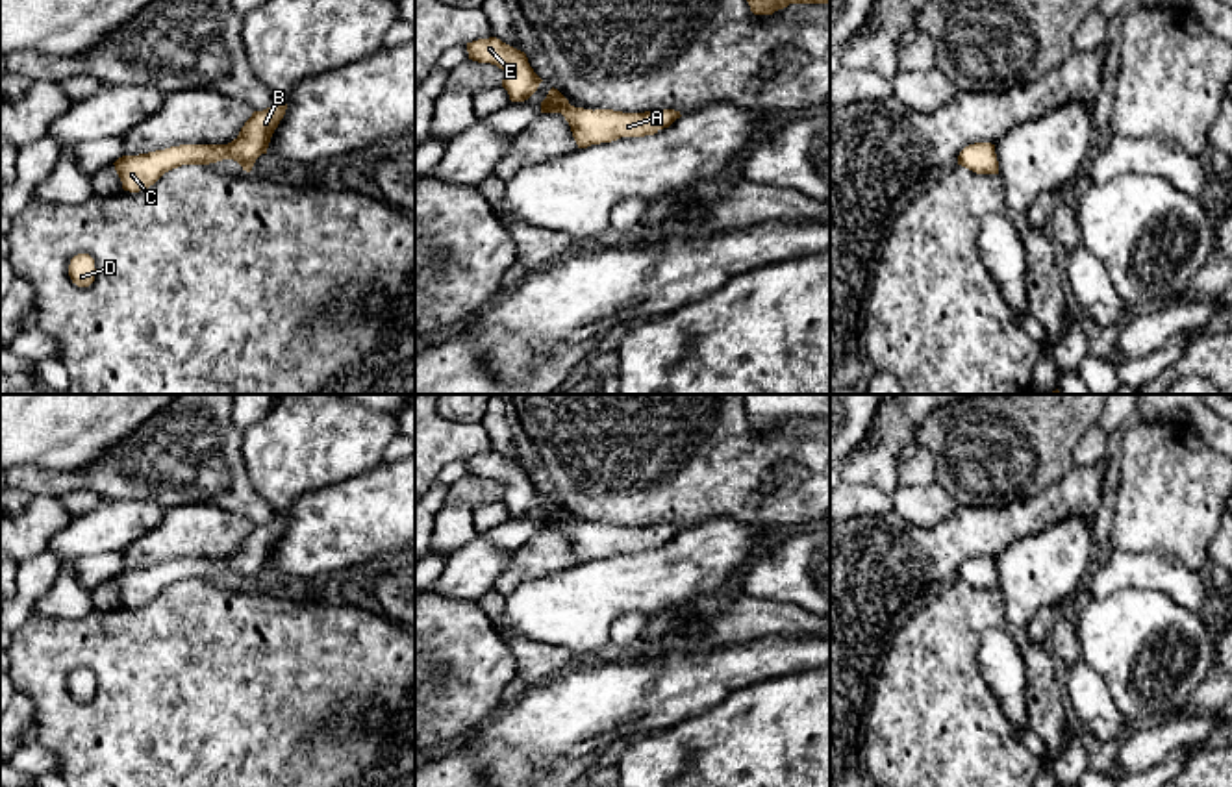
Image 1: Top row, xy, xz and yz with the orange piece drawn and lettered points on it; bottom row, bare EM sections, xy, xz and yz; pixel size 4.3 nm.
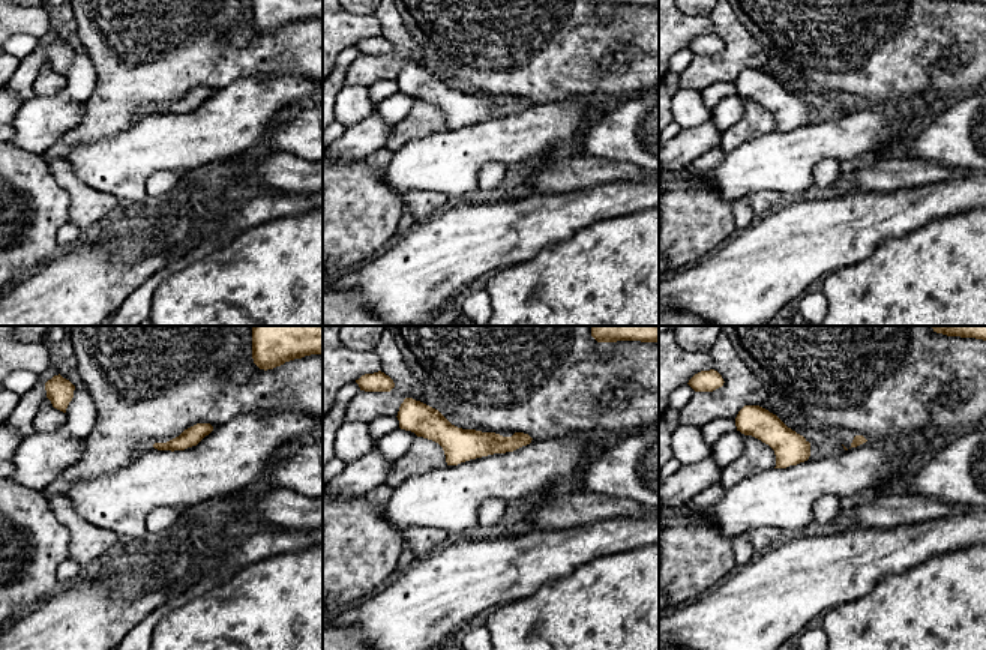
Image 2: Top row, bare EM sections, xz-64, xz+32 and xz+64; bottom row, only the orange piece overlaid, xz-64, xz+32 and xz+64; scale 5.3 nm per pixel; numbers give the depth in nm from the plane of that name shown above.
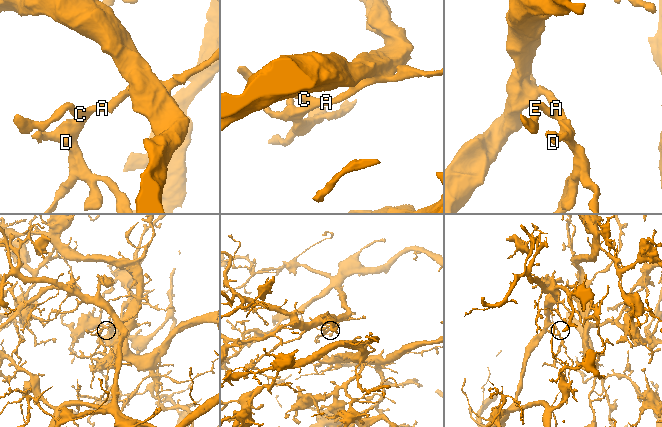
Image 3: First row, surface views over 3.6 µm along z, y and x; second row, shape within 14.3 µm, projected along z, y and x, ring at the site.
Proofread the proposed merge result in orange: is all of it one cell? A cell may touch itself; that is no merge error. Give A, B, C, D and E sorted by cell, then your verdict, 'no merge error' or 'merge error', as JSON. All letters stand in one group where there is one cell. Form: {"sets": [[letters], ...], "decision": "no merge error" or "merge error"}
{"sets": [["A", "B", "C", "D", "E"]], "decision": "no merge error"}

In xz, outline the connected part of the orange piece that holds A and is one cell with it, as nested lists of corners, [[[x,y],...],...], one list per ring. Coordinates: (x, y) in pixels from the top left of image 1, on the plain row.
[[[550,504],[541,517],[541,528],[561,528],[571,541],[572,552],[578,563],[591,559],[611,557],[621,552],[645,552],[654,550],[663,543],[669,543],[680,526],[674,524],[652,524],[645,528],[622,528],[613,524],[584,524],[574,522],[558,506]]]

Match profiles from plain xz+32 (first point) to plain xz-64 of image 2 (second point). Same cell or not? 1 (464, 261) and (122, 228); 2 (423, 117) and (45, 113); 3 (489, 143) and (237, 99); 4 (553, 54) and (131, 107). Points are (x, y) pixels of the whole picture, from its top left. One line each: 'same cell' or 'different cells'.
1: same cell
2: different cells
3: same cell
4: same cell

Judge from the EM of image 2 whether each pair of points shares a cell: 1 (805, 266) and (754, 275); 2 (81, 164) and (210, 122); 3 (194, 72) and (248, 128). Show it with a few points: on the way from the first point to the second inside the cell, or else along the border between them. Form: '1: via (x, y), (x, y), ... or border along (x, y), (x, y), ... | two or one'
1: via (793, 266), (766, 266) | one
2: via (113, 164), (123, 164), (158, 141), (179, 141) | one
3: border along (246, 78), (237, 78), (213, 92) | two

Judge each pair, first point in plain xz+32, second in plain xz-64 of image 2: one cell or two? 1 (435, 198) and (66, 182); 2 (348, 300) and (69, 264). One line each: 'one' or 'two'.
1: one
2: one

